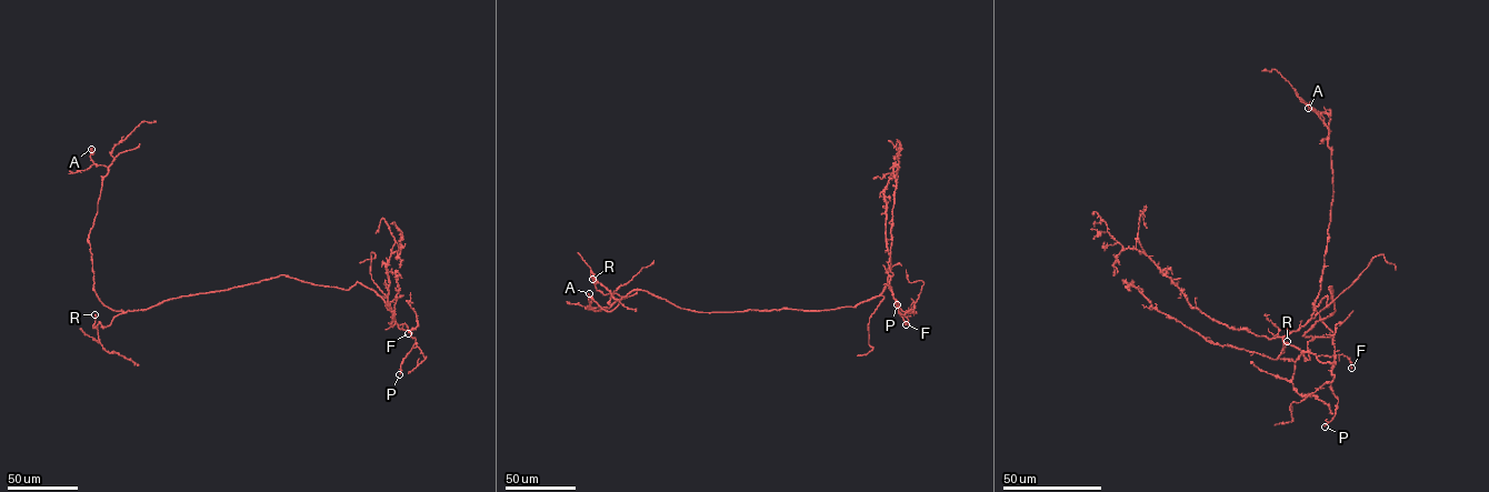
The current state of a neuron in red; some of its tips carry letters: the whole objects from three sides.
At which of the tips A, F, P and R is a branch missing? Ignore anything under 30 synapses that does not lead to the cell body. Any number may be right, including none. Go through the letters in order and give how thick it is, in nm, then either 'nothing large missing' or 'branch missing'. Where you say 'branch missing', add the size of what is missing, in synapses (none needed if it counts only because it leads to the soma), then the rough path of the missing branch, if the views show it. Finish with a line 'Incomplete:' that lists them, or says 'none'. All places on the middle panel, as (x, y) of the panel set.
A: calibre 200 nm; nothing large missing
F: calibre 160 nm; nothing large missing
P: calibre 150 nm; nothing large missing
R: calibre 480 nm; nothing large missing
Incomplete: none

